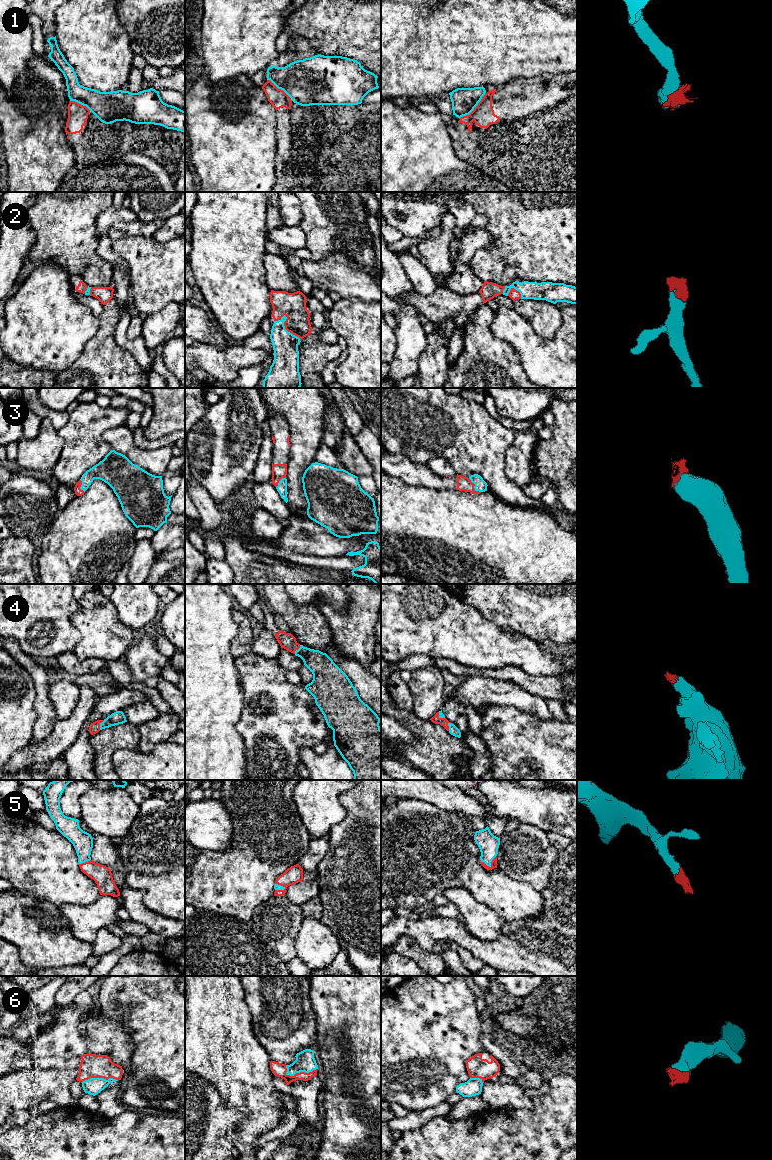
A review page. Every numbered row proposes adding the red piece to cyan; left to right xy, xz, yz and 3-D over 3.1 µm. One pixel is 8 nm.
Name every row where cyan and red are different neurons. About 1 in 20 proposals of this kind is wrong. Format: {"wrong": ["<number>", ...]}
{"wrong": ["1"]}

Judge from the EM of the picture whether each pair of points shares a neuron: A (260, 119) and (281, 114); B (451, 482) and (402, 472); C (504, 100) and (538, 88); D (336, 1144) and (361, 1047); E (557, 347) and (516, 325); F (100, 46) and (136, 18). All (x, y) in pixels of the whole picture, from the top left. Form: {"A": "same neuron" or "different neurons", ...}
{"A": "different neurons", "B": "same neuron", "C": "same neuron", "D": "same neuron", "E": "same neuron", "F": "different neurons"}

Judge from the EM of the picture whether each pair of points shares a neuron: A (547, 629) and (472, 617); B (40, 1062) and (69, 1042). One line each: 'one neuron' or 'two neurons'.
A: two neurons
B: two neurons

